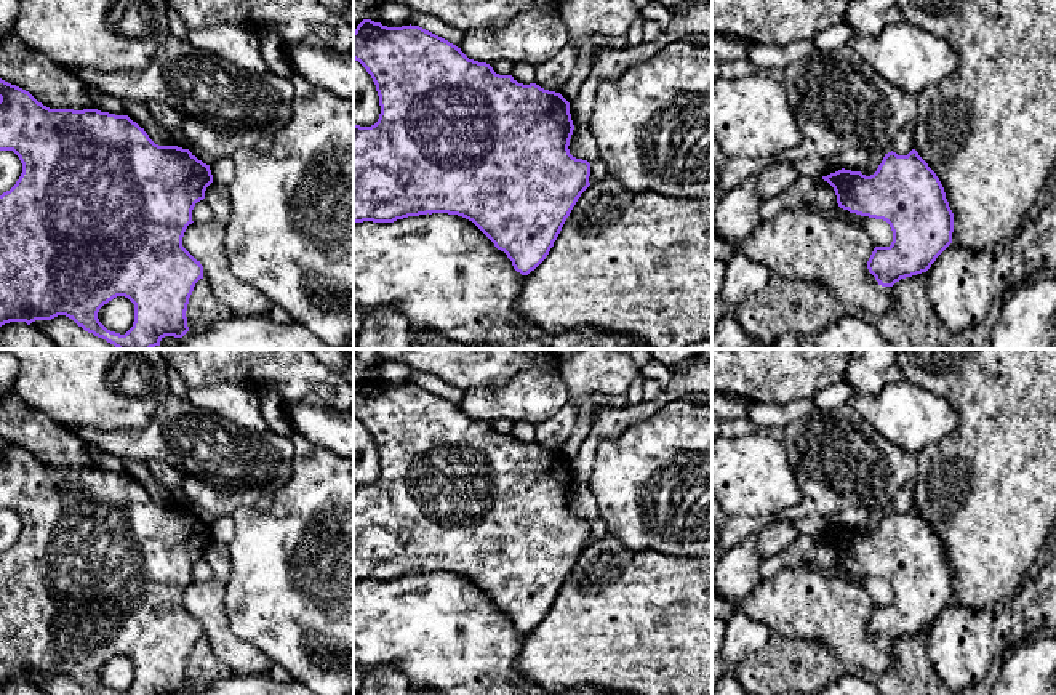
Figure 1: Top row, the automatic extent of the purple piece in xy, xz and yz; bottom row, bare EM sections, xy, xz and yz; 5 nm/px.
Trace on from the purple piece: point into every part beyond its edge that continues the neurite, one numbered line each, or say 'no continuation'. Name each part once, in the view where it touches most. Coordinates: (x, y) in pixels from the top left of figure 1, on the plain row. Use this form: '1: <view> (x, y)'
no continuation

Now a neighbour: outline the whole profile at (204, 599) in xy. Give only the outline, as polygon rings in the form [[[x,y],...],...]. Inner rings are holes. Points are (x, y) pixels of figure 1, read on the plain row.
[[[213,576],[189,583],[182,605],[203,625],[203,636],[232,674],[267,674],[270,658],[230,631],[224,599],[226,583]]]

